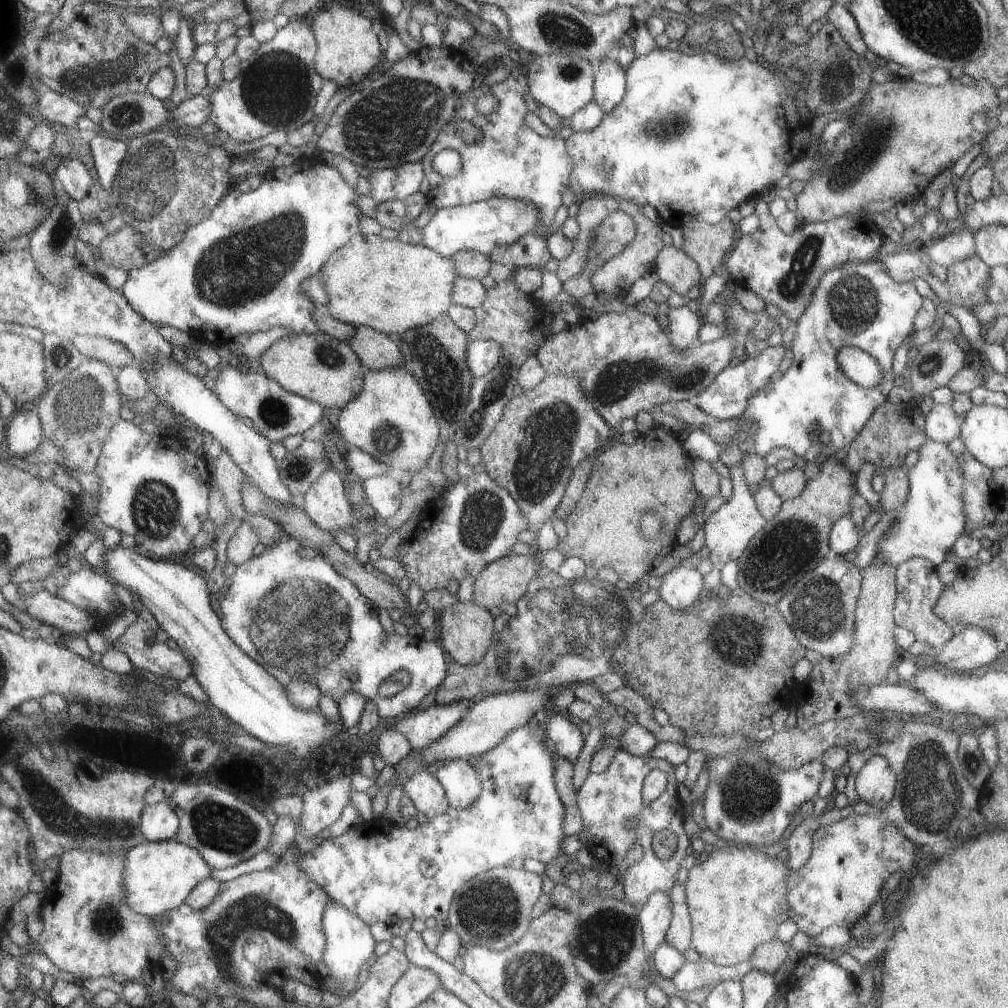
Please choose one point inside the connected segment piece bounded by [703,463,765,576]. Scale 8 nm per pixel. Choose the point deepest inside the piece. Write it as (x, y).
(727, 531)

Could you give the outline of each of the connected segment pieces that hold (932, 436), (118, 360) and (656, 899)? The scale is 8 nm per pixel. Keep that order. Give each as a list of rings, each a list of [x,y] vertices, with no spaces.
[[[949,403],[925,406],[923,431],[926,439],[943,445],[958,437],[961,416],[953,413]]]
[[[75,336],[73,342],[85,356],[107,362],[111,367],[123,369],[135,362],[132,352],[120,341],[101,336]]]
[[[653,892],[637,913],[645,953],[653,953],[653,950],[664,942],[671,918],[668,894]]]

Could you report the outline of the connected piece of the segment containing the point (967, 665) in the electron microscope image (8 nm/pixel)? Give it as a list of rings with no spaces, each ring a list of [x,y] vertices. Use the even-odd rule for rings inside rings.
[[[964,627],[957,636],[936,651],[935,660],[952,670],[975,670],[991,664],[1001,654],[996,639],[983,628]]]

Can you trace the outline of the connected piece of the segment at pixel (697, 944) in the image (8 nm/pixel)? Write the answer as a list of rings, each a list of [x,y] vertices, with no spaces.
[[[726,844],[720,850],[714,848],[709,855],[698,858],[695,865],[688,871],[687,880],[684,883],[684,902],[688,908],[688,918],[690,921],[690,948],[702,958],[709,960],[712,964],[720,966],[737,965],[748,961],[753,950],[766,941],[775,938],[777,926],[787,920],[786,902],[786,877],[789,869],[785,866],[782,856],[771,857],[763,854],[762,848],[752,847],[751,845]]]

